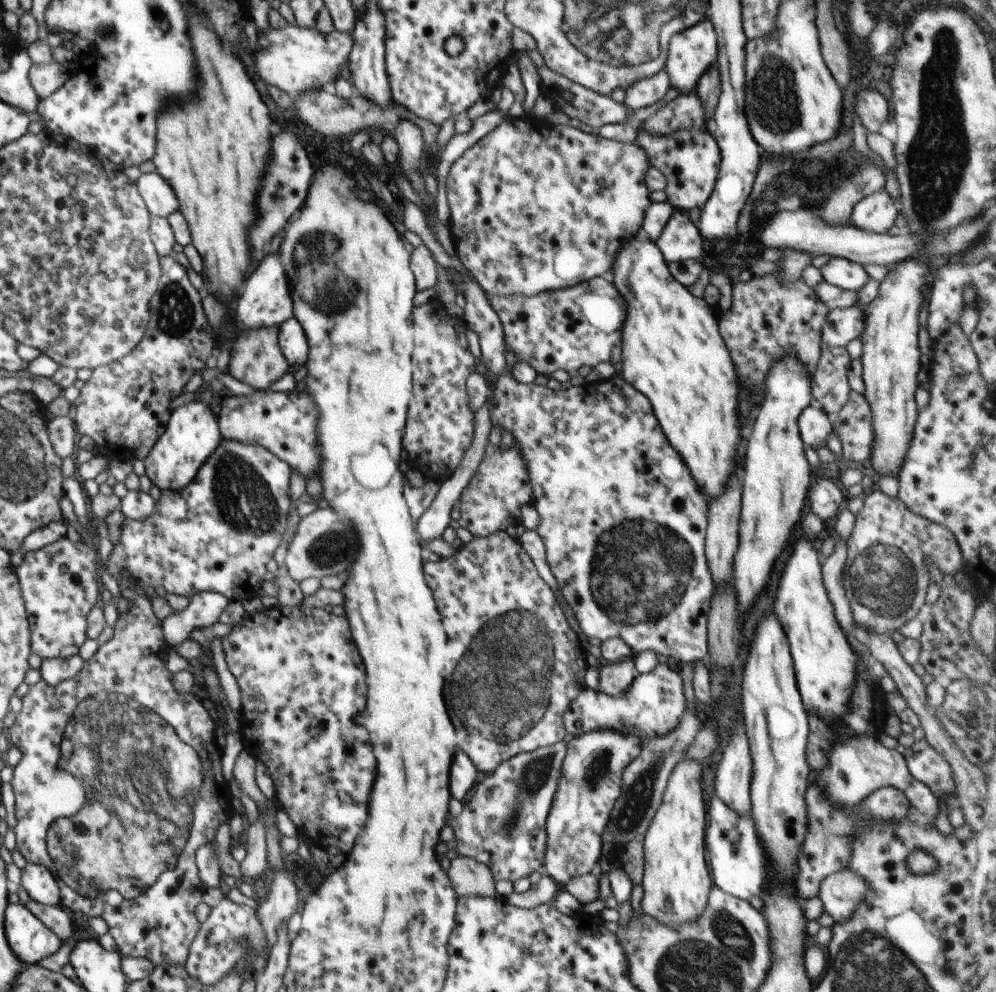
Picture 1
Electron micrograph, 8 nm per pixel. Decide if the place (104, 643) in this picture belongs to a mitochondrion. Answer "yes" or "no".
no

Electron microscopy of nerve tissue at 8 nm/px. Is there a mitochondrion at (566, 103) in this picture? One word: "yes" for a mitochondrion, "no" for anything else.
no

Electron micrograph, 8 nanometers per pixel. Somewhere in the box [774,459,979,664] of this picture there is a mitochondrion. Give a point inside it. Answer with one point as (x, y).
(884, 580)

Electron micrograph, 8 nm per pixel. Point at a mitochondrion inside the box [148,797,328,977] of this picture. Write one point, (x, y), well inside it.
(243, 939)

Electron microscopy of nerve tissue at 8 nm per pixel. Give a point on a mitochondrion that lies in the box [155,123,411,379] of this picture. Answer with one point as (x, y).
(319, 283)

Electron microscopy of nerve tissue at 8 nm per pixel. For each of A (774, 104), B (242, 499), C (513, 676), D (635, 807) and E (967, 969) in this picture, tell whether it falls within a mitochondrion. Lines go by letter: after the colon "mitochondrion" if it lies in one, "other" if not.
A: mitochondrion
B: mitochondrion
C: mitochondrion
D: mitochondrion
E: other

